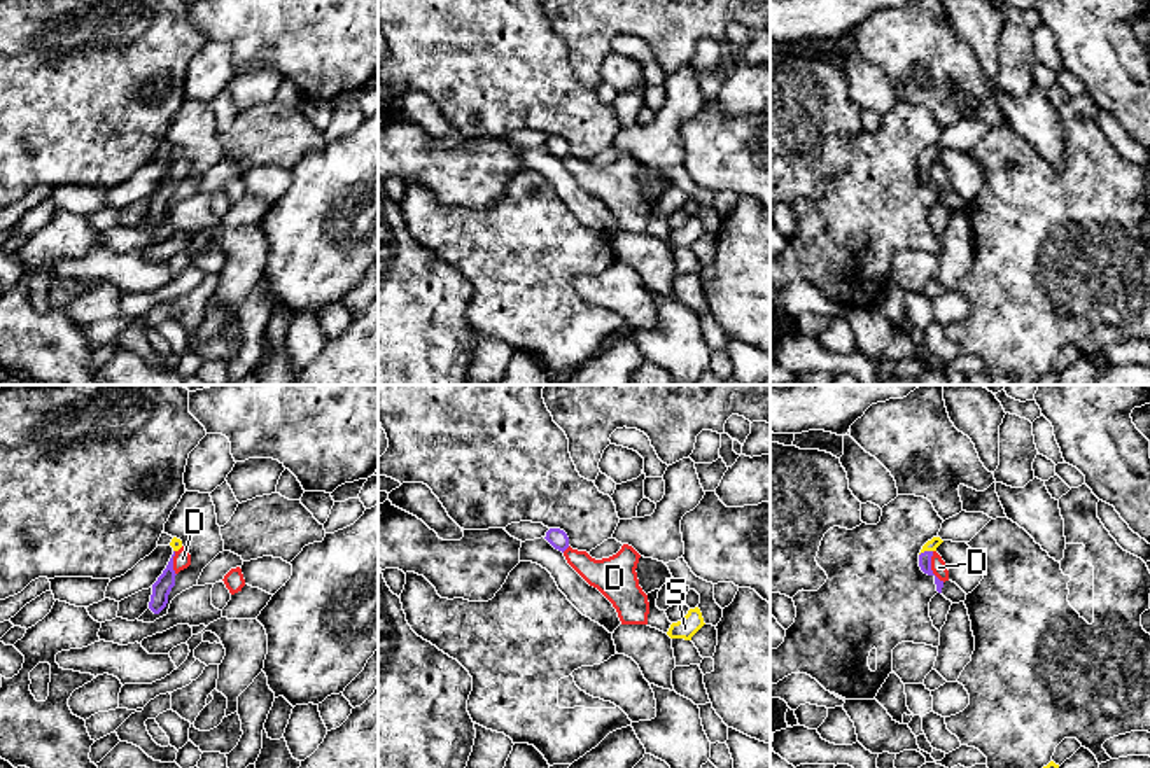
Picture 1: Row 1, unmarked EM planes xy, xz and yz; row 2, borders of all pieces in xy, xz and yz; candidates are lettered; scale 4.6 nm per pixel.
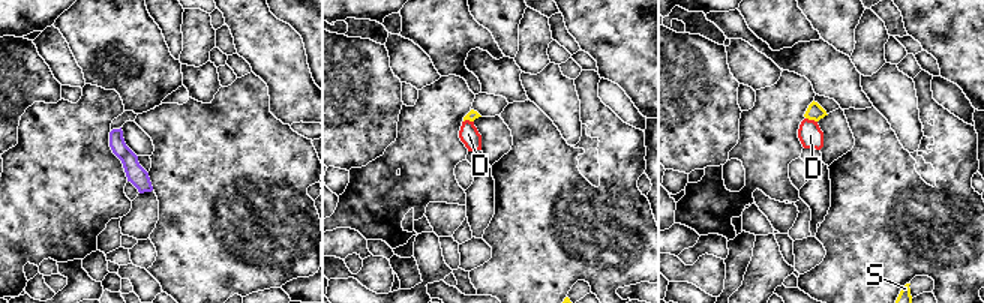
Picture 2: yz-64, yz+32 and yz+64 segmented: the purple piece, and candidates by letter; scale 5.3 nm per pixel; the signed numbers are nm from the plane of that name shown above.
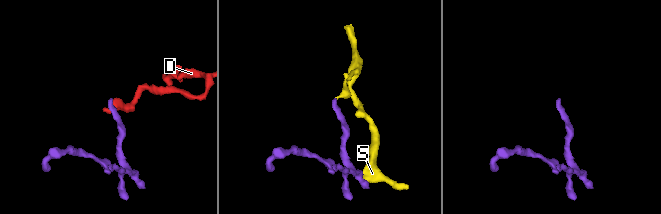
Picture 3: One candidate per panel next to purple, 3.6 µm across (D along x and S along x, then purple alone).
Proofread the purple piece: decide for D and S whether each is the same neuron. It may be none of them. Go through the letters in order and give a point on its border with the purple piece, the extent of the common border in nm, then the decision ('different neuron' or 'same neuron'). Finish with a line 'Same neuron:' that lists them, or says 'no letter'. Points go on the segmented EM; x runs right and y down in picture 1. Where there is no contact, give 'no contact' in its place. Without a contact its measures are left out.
D: yz (930, 567) | 160 nm | different neuron
S: yz (925, 551) | 70 nm | same neuron
Same neuron: S

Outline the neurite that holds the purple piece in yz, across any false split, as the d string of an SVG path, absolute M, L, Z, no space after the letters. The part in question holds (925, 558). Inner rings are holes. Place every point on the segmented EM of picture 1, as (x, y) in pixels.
M933 537L931 541L928 541L922 546L922 549L919 553L919 567L928 576L935 576L933 570L931 570L931 556L942 542L943 541L940 537Z

